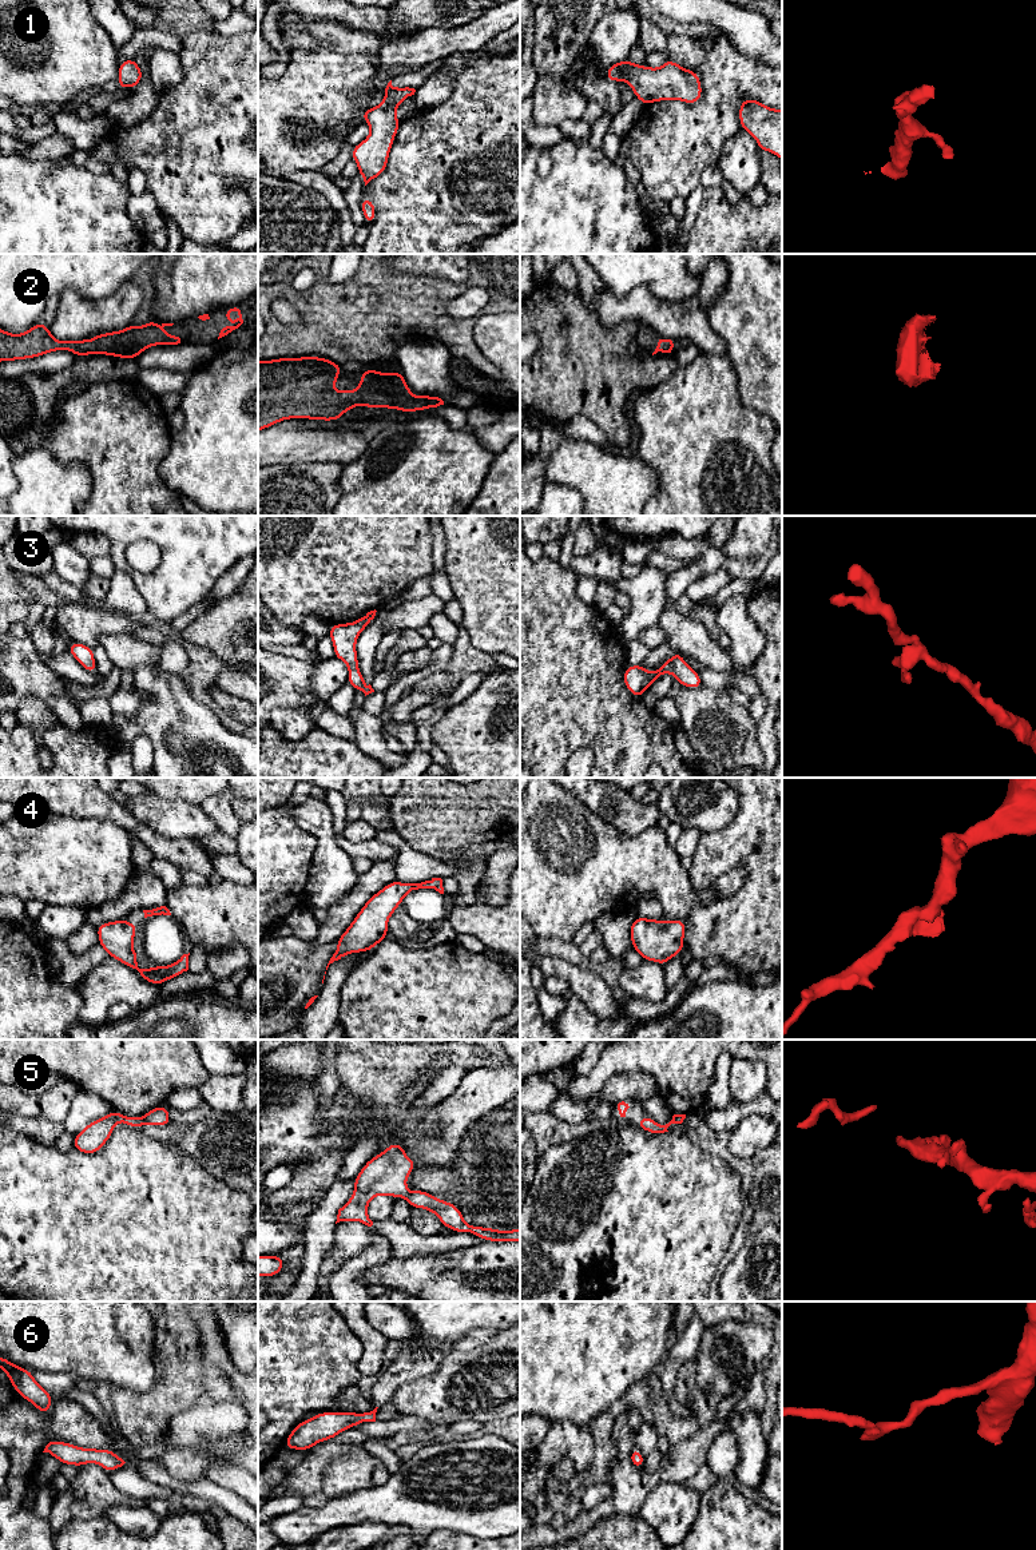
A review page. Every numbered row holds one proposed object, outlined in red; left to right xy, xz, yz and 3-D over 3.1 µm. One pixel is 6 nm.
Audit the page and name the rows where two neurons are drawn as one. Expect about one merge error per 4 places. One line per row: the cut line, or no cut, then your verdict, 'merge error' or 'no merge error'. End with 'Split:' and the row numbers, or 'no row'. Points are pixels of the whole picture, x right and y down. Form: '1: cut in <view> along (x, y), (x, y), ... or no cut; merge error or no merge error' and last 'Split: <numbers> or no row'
1: no cut; no merge error
2: no cut; no merge error
3: no cut; no merge error
4: no cut; no merge error
5: cut in xy along (141, 1117), (143, 1123); merge error
6: no cut; no merge error
Split: 5

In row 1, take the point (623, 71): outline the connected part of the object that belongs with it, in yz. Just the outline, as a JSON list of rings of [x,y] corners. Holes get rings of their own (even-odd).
[[[628,59],[607,68],[607,80],[628,82],[644,106],[662,100],[680,100],[695,104],[702,98],[699,73],[667,59],[659,68],[634,64]]]

